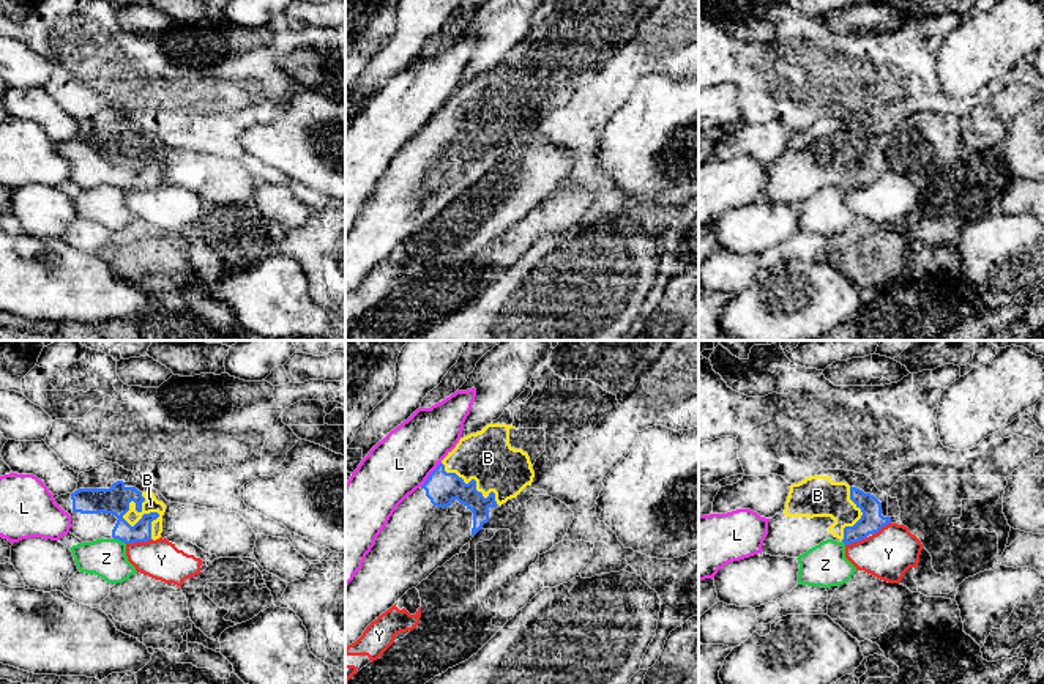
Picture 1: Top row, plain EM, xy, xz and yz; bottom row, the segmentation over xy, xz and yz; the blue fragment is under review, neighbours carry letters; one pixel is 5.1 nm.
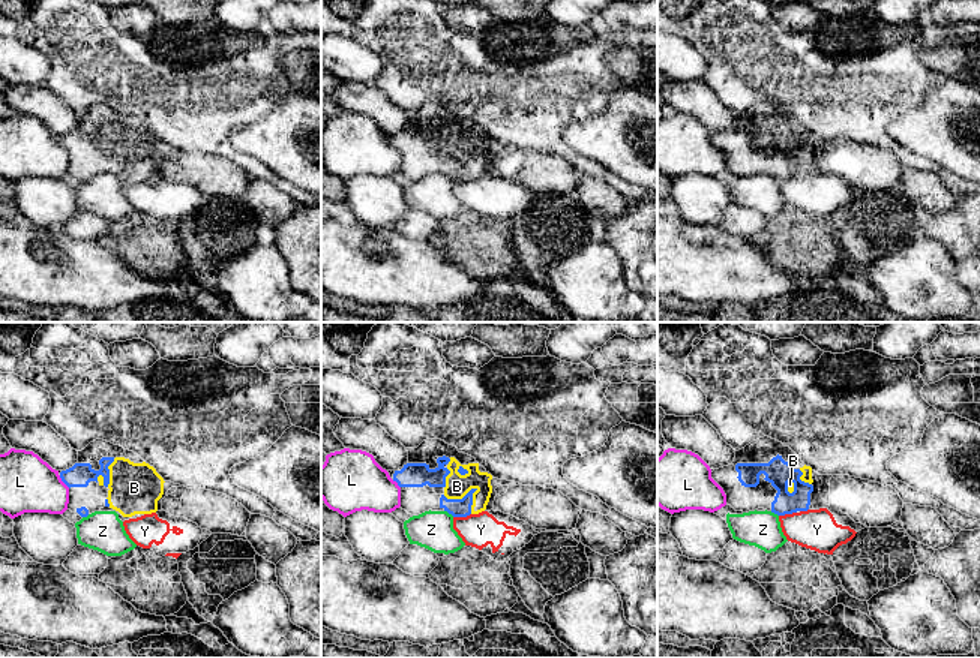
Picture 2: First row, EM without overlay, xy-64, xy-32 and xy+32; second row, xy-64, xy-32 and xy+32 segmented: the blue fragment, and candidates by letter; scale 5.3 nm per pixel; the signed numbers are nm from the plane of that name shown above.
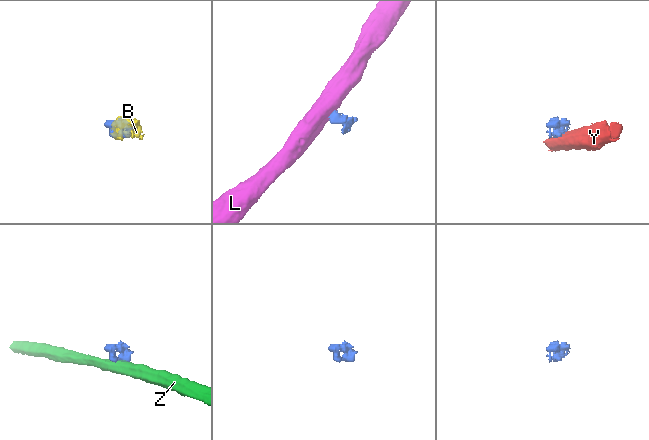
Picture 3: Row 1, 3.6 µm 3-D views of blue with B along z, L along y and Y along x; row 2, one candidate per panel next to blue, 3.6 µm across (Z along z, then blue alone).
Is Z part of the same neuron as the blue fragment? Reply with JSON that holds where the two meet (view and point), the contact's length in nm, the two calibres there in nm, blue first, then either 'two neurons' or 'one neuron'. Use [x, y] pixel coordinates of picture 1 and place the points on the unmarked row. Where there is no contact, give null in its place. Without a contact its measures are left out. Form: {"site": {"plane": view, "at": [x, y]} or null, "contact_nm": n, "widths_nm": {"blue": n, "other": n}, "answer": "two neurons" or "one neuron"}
{"site": {"plane": "xy", "at": [120, 186]}, "contact_nm": 70, "widths_nm": {"blue": 140, "other": 200}, "answer": "two neurons"}

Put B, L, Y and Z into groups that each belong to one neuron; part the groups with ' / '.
B / L / Y / Z

